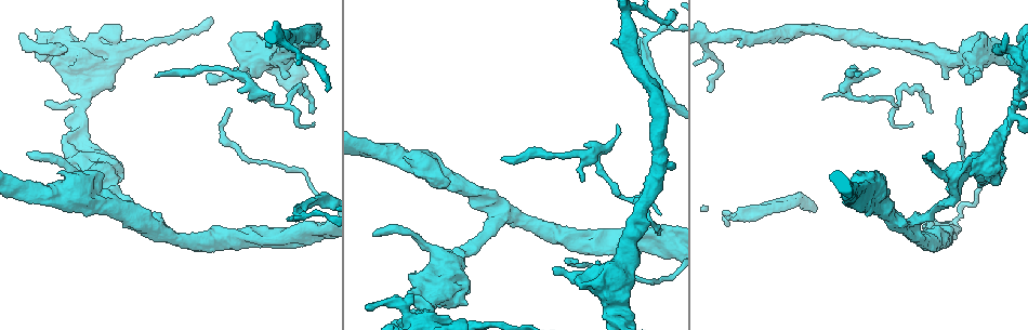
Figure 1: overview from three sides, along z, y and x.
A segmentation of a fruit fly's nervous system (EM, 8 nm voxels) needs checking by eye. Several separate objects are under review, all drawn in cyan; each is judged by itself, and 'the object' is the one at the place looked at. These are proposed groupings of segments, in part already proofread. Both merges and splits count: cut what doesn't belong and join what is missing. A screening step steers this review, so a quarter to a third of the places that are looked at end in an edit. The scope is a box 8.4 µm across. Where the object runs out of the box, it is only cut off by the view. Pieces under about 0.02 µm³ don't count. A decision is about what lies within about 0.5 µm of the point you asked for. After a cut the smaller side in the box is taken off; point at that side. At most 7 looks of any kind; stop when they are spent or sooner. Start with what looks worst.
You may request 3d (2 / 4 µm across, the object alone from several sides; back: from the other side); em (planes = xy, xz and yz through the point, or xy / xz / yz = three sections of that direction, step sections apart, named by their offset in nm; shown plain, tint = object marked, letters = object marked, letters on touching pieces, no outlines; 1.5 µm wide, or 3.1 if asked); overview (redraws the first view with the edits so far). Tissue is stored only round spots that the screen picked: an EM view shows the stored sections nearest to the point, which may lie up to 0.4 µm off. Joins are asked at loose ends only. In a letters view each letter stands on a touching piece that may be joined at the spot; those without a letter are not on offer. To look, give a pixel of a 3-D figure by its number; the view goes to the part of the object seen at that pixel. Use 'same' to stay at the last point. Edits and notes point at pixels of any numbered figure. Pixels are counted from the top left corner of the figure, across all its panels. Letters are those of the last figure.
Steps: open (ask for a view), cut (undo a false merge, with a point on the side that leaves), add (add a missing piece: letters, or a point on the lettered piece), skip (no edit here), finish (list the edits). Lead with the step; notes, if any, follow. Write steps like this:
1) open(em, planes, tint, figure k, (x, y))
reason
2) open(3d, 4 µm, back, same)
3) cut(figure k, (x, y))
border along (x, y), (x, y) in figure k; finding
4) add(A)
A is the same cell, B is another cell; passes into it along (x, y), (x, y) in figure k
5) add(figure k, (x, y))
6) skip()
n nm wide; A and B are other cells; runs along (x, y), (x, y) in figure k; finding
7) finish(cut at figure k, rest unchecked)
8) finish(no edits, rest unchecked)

open(em, planes, letters, figure 1, (370, 307))
free end

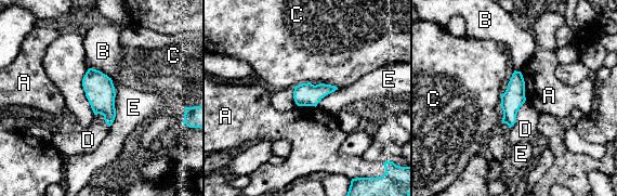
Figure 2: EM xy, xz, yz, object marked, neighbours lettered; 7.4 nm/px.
skip()
A, B, C, D and E are other cells; border along (521, 73), (526, 100) in figure 2; none of them fits

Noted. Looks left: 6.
open(em, planes, letters, figure 1, (970, 74))
an open end

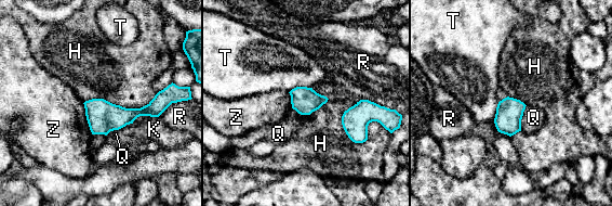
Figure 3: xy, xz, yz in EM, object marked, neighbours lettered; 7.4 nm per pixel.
skip()
H, K, Q, R, T and Z are other cells; border along (158, 92), (140, 107), (83, 103) in figure 3; no lettered piece goes on from it

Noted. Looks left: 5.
open(3d, 2 µm, figure 1, (279, 107))
narrows sharply

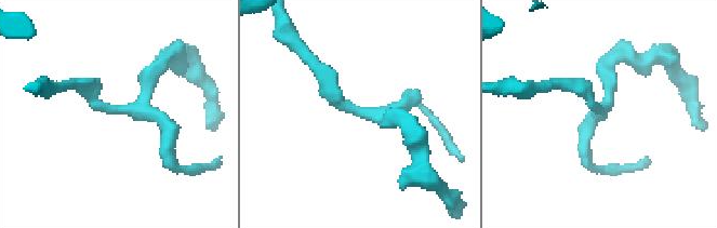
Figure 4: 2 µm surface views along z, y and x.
open(em, planes, tint, figure 4, (594, 104))
shape alone is not enough

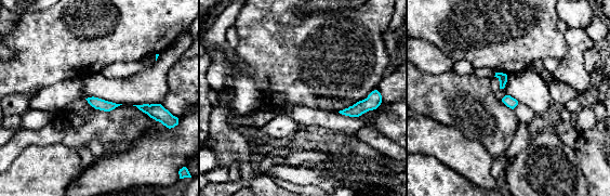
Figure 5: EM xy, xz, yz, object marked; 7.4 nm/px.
open(em, planes, letters, same)
see the neighbours

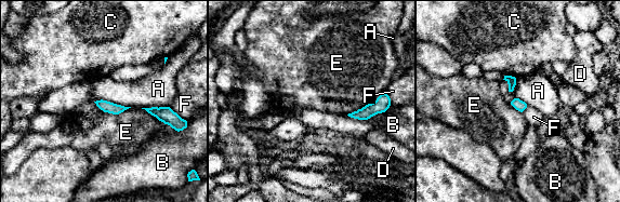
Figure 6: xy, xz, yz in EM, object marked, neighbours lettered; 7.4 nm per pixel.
skip()
A, B, C, D, E and F are other cells; border along (94, 100), (109, 100), (130, 107) in figure 6; continuous, no second neuron

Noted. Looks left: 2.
finish(no edits, rest unchecked)

